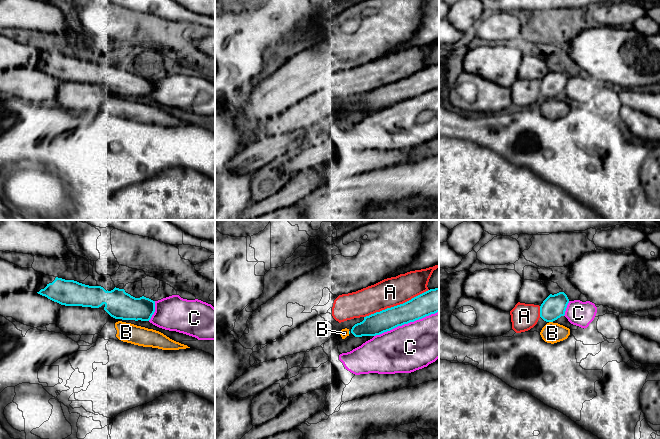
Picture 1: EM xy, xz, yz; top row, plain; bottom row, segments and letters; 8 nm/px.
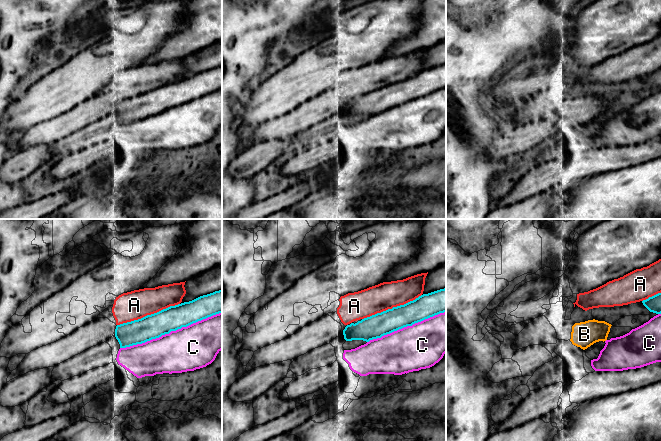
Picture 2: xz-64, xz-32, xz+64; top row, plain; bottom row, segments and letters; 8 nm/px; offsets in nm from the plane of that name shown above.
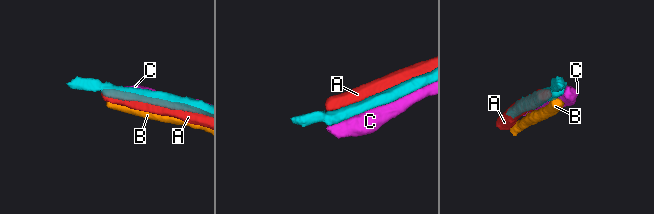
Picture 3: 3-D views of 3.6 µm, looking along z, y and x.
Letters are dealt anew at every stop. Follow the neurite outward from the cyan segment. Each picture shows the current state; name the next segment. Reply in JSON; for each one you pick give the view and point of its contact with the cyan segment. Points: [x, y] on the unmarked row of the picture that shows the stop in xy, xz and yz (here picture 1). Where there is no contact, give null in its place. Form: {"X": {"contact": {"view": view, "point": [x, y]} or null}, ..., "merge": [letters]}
{"merge": []}

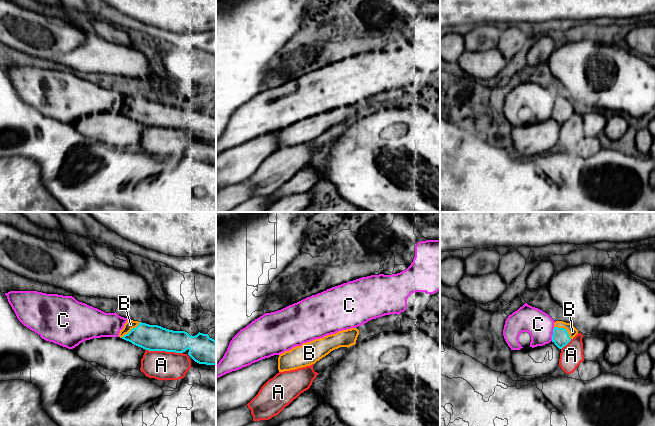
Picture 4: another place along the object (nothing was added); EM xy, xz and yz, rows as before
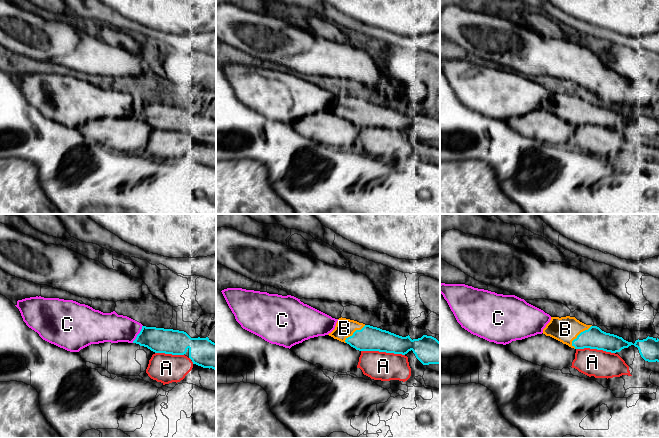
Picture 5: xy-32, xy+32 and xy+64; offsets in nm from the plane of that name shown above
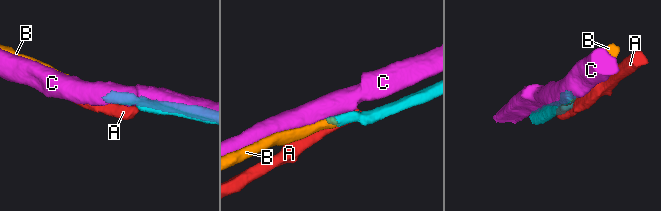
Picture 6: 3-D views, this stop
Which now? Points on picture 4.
{"B": {"contact": {"view": "xy", "point": [131, 106]}}, "merge": ["B"]}

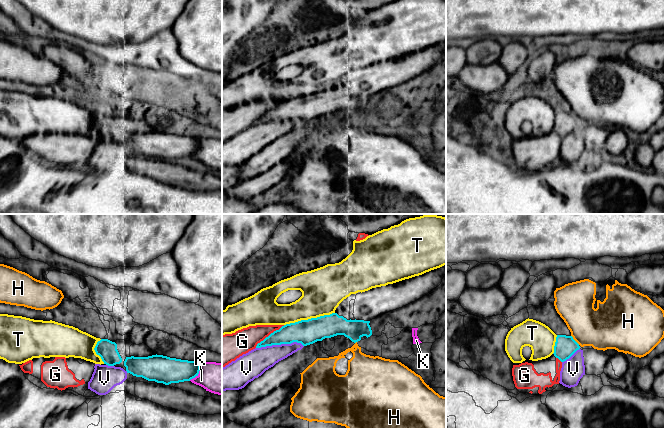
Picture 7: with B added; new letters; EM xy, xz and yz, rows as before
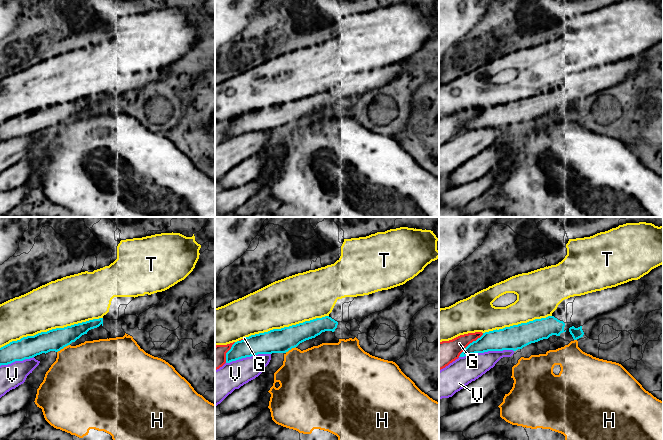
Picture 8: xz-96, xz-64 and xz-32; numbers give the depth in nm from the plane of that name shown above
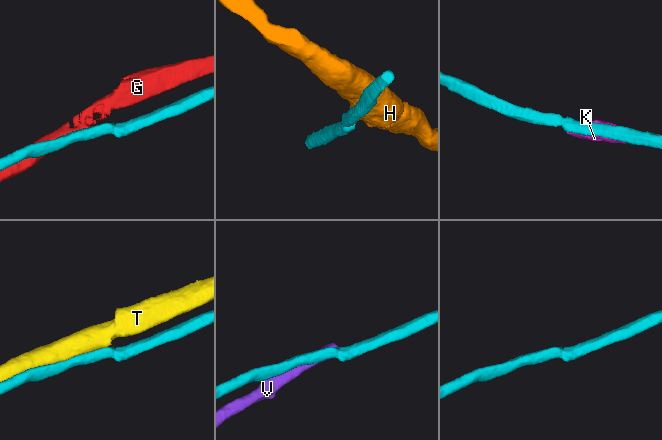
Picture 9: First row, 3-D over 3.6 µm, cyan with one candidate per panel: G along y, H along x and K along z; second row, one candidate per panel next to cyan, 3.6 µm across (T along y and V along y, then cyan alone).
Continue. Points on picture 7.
{"merge": []}

